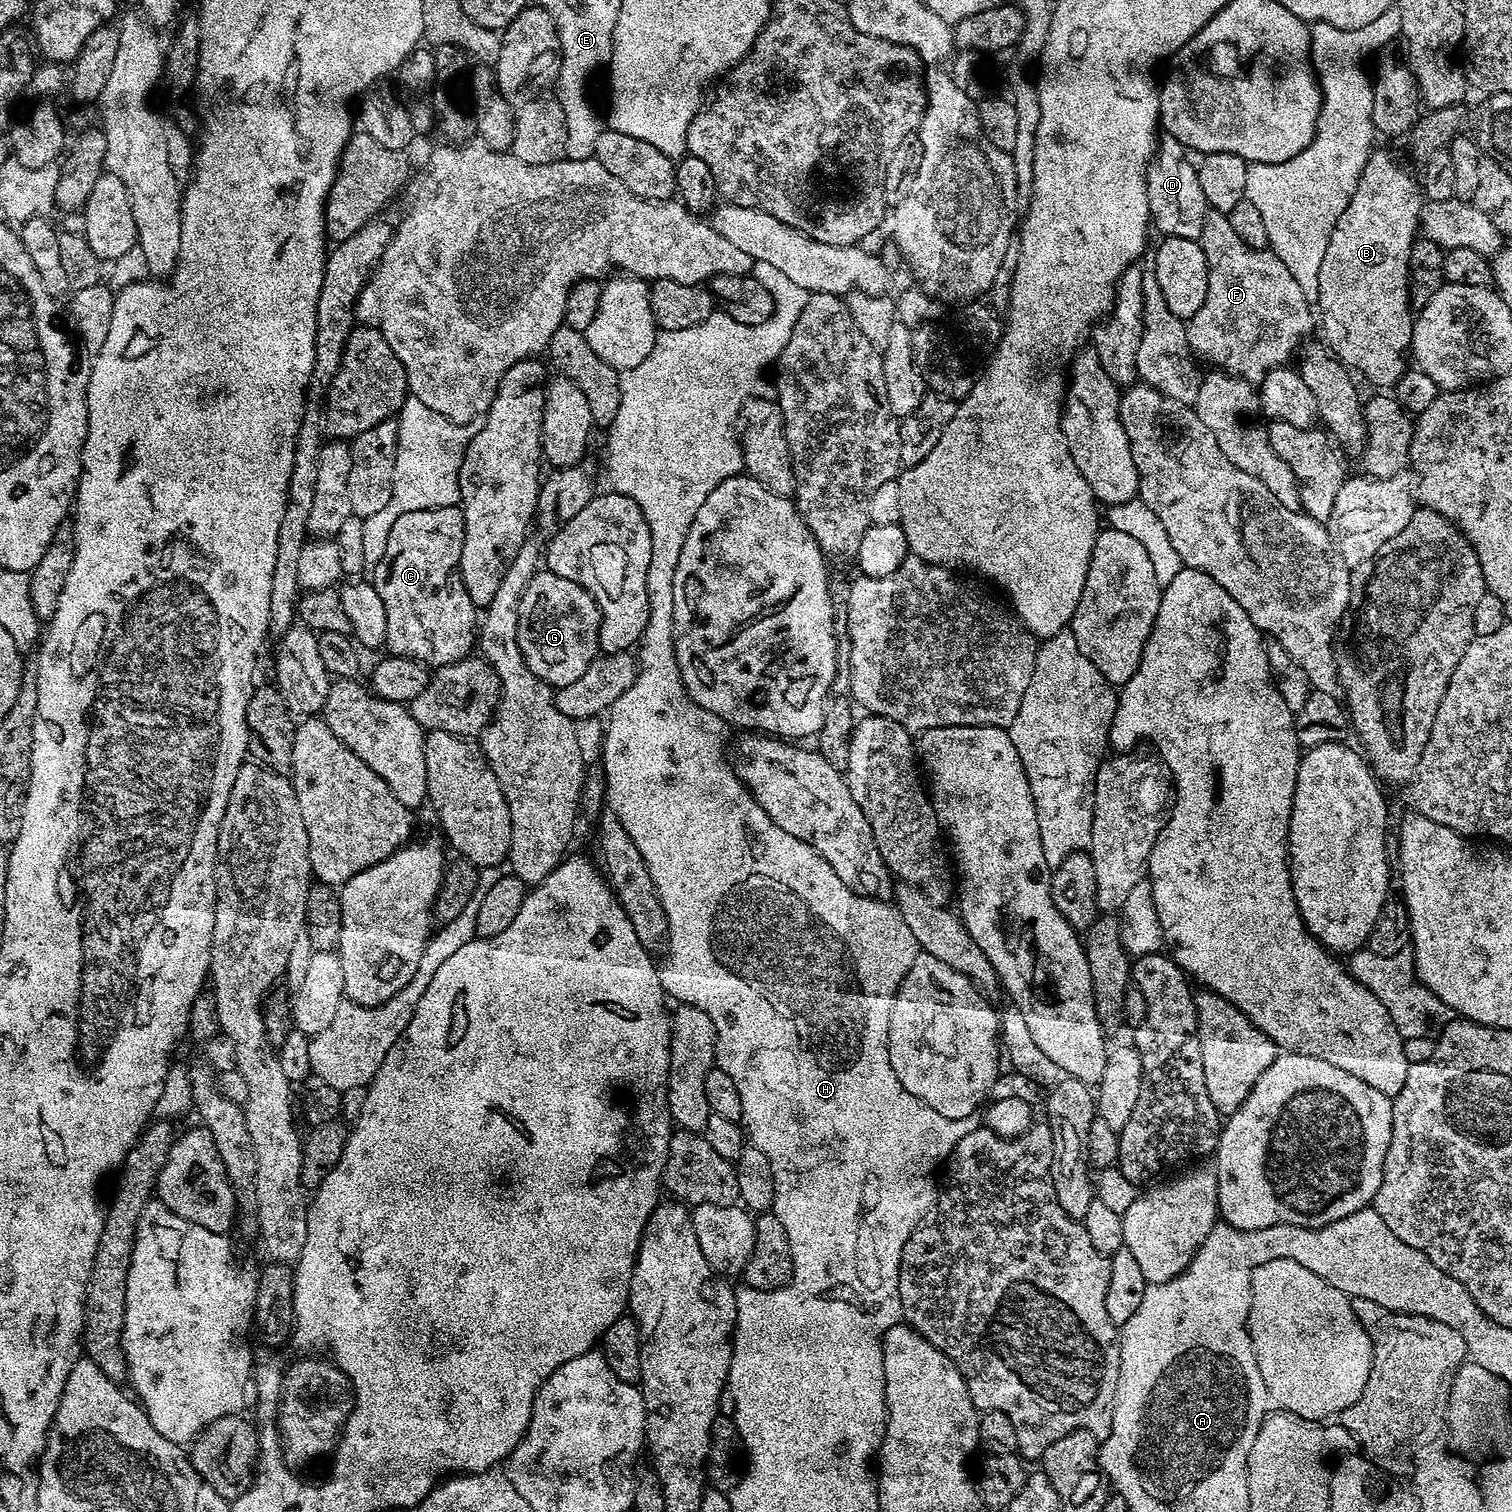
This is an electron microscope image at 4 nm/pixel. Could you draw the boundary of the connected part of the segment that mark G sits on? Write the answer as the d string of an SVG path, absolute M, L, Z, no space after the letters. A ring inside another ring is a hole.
M541 570L530 578L526 590L522 594L522 602L518 602L518 650L522 650L522 658L526 658L526 666L542 678L542 682L551 684L553 689L570 686L594 662L600 652L600 611L598 602L578 582L570 582L570 578L558 578L558 574Z

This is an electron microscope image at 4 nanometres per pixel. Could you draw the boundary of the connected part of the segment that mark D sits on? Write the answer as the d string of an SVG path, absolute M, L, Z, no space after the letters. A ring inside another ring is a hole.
M1168 133L1157 141L1156 150L1147 168L1147 206L1149 219L1160 234L1199 240L1207 213L1210 211L1202 186L1198 183L1197 167L1190 162L1184 144Z

